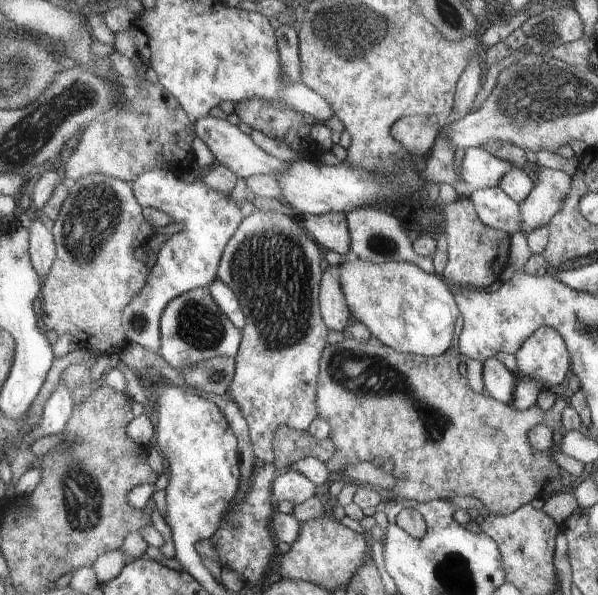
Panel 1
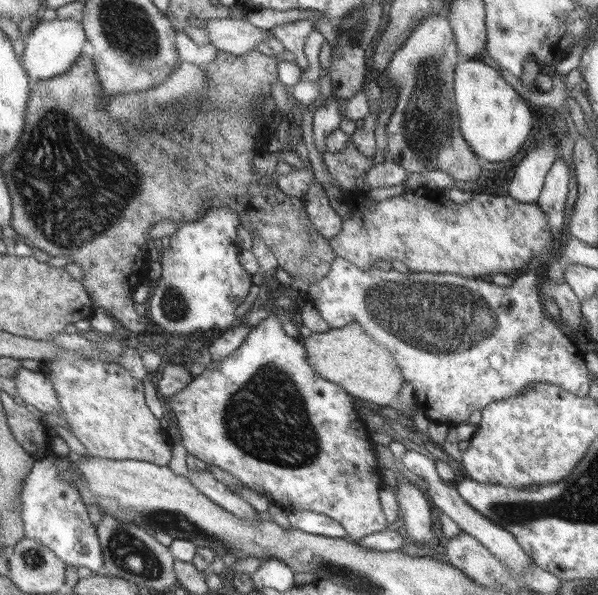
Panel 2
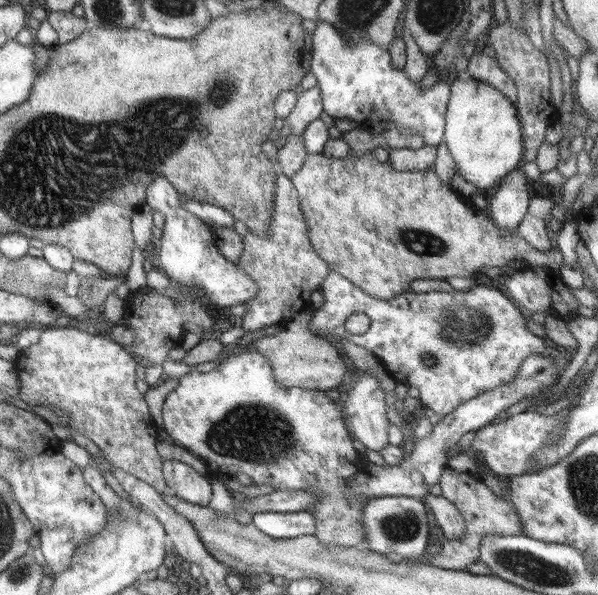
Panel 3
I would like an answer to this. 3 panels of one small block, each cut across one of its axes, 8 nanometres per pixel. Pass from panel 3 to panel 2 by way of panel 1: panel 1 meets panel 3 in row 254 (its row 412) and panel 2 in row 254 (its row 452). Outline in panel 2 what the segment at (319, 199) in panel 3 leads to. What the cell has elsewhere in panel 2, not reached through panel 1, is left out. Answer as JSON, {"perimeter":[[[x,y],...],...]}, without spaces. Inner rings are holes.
{"perimeter":[[[415,188],[406,190],[401,195],[389,197],[382,201],[369,199],[368,194],[361,191],[346,192],[347,205],[351,216],[343,218],[341,233],[329,239],[336,257],[348,259],[361,269],[370,268],[380,262],[400,260],[410,271],[422,271],[436,274],[458,274],[466,278],[480,278],[500,272],[510,275],[512,279],[525,271],[525,264],[531,264],[541,254],[550,255],[549,244],[553,244],[551,228],[546,214],[538,203],[520,202],[509,196],[486,193],[474,193],[470,202],[446,199],[439,190]]]}

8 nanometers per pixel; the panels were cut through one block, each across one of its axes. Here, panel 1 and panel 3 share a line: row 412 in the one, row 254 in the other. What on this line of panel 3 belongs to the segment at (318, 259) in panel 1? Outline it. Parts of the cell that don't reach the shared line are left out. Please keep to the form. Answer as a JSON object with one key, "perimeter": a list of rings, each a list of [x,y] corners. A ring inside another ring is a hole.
{"perimeter":[[[282,172],[277,173],[274,217],[269,230],[267,230],[267,236],[262,238],[261,235],[248,231],[243,236],[243,245],[244,252],[240,262],[236,262],[236,264],[240,265],[259,286],[256,297],[250,299],[248,303],[244,303],[246,304],[246,313],[242,317],[241,327],[244,331],[257,331],[283,321],[286,322],[286,320],[292,320],[296,314],[312,308],[311,295],[314,290],[319,290],[330,268],[329,264],[317,255],[311,243],[304,213],[300,206],[299,192],[295,189],[289,176]]]}

